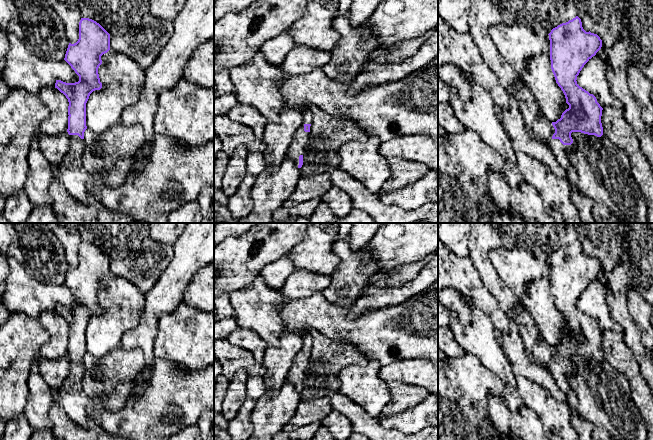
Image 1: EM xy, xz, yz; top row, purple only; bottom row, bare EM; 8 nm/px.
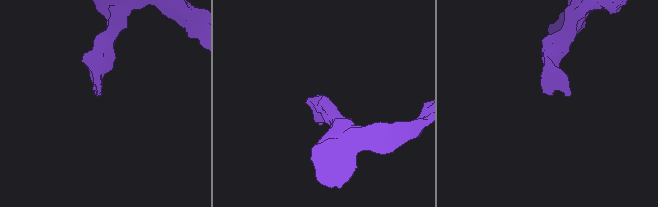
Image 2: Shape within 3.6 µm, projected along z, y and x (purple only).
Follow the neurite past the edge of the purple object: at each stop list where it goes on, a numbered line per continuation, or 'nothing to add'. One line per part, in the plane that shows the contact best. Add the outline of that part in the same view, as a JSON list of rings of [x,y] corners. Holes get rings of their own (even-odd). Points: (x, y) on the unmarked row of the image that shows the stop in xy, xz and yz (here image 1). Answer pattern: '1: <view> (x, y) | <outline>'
1: yz (584, 428) | [[[552,363],[550,371],[558,385],[558,387],[566,394],[567,404],[572,413],[572,424],[578,432],[580,440],[593,440],[592,424],[583,419],[576,410],[577,396],[569,386],[568,378],[571,377],[579,365],[573,365],[571,369],[563,369],[559,363]]]

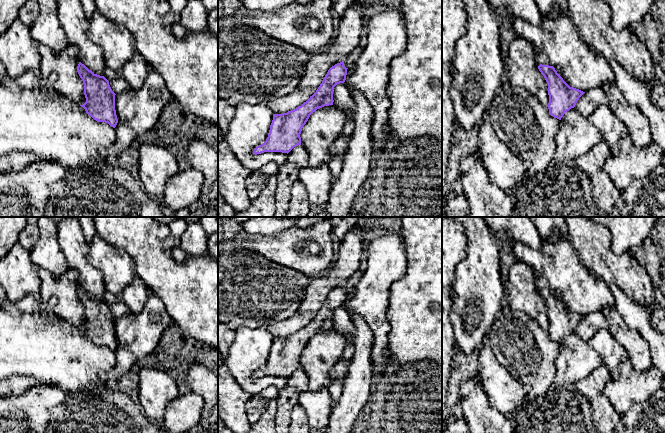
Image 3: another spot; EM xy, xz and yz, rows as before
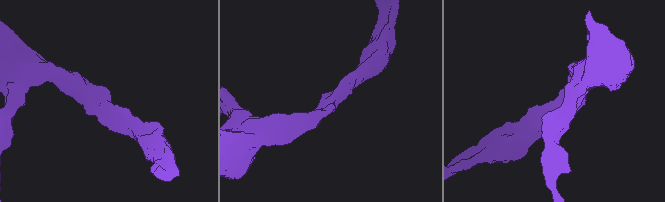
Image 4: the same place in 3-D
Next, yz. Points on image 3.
nothing to add

